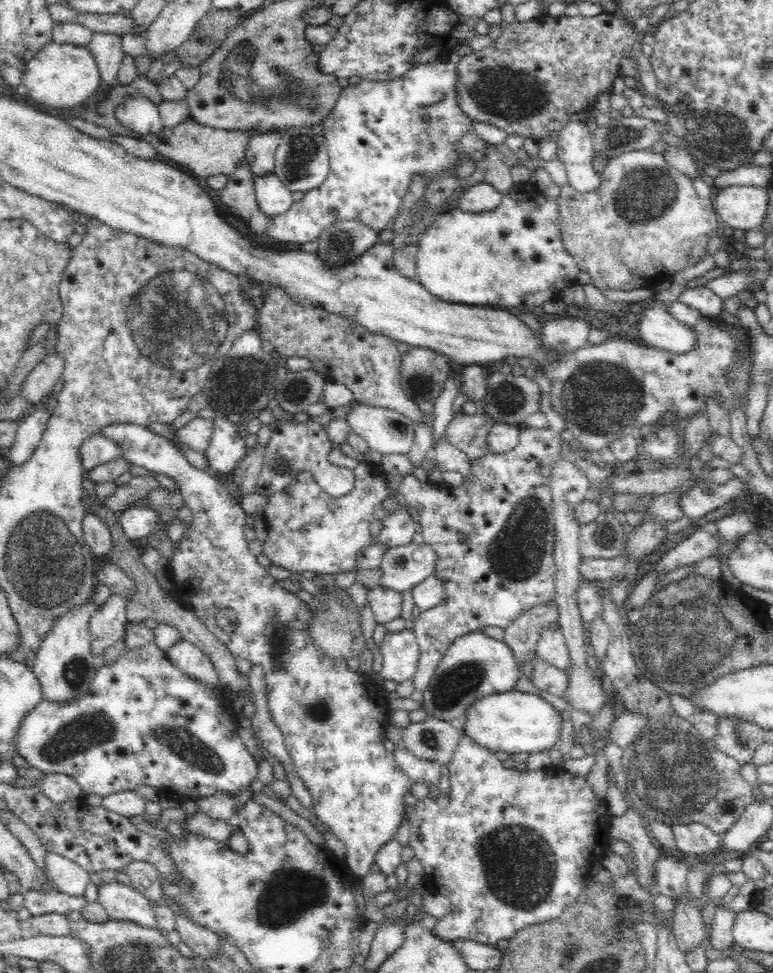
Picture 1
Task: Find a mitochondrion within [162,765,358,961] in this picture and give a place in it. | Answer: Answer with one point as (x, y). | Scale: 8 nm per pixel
(290, 894)

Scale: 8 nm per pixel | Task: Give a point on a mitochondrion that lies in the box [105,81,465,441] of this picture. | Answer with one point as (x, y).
(178, 317)

